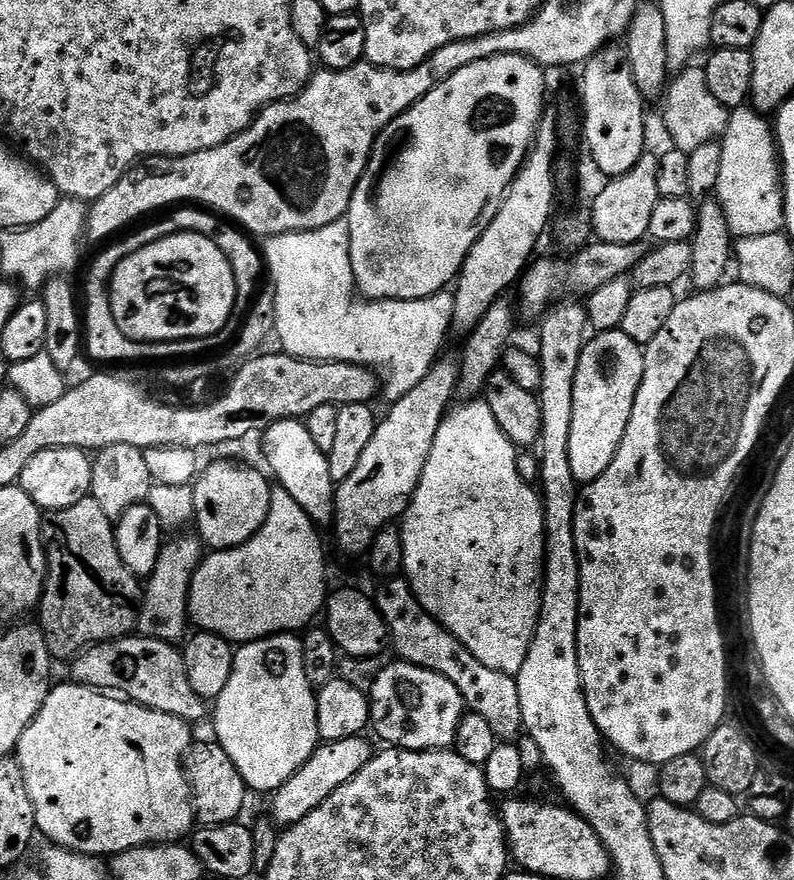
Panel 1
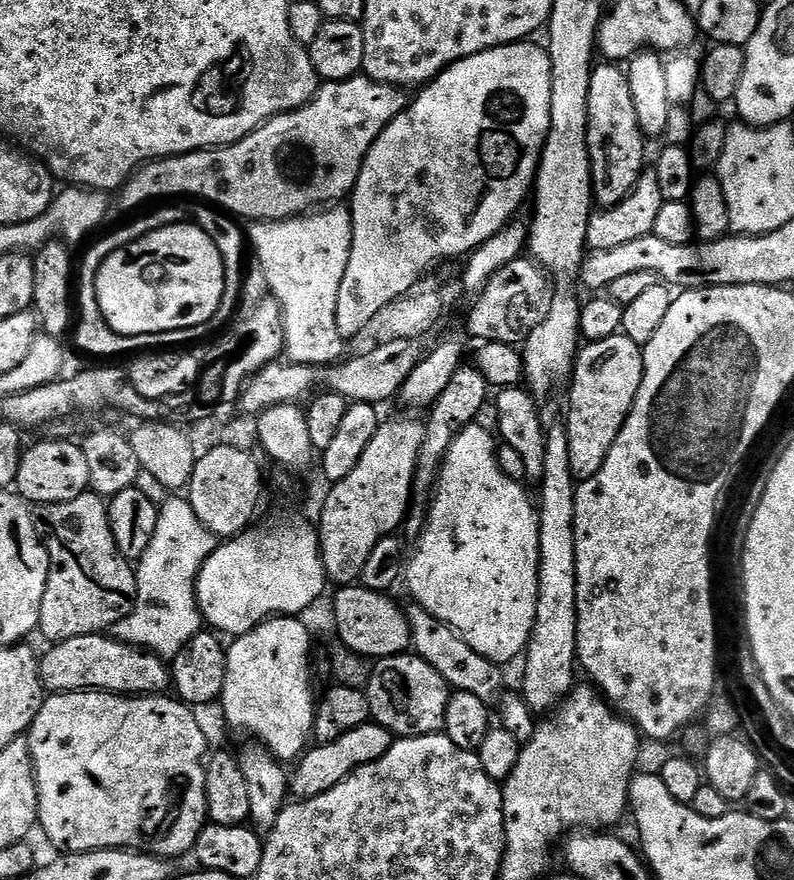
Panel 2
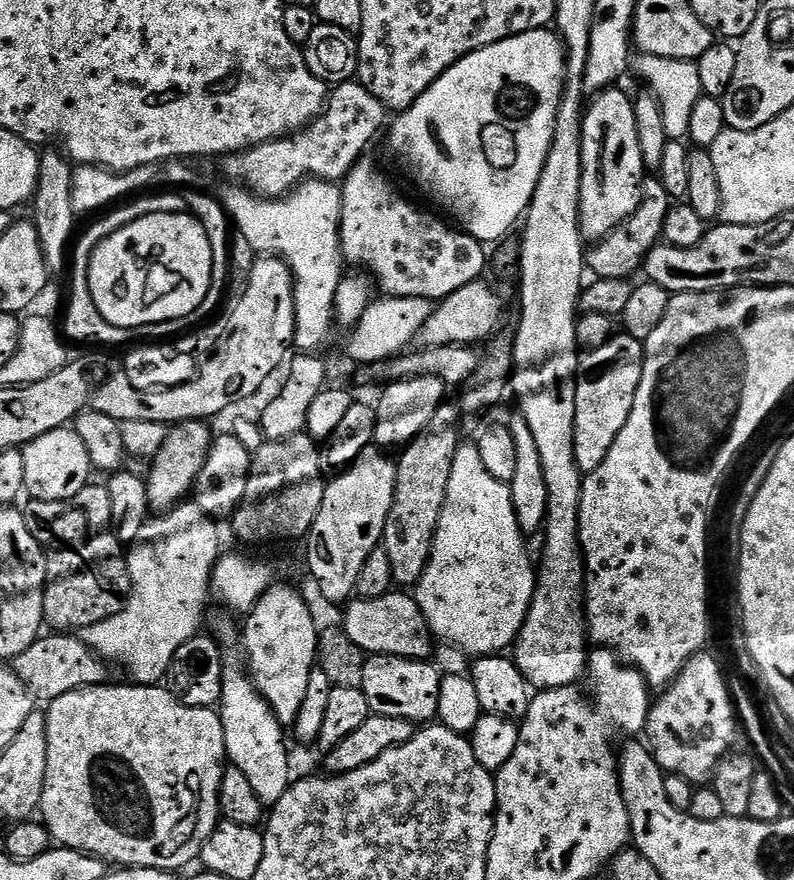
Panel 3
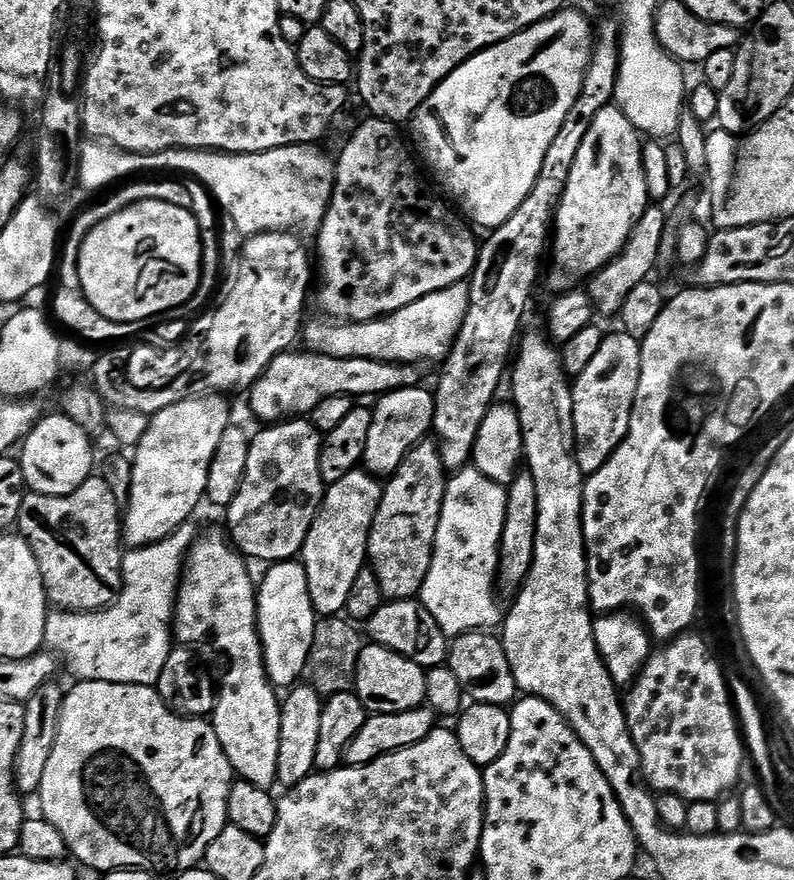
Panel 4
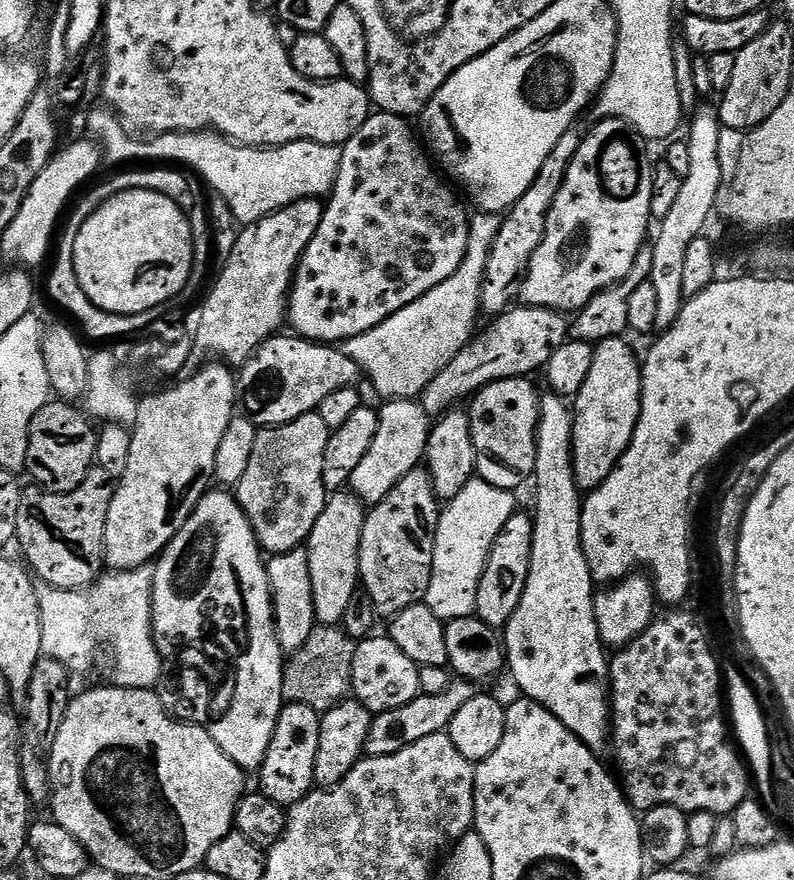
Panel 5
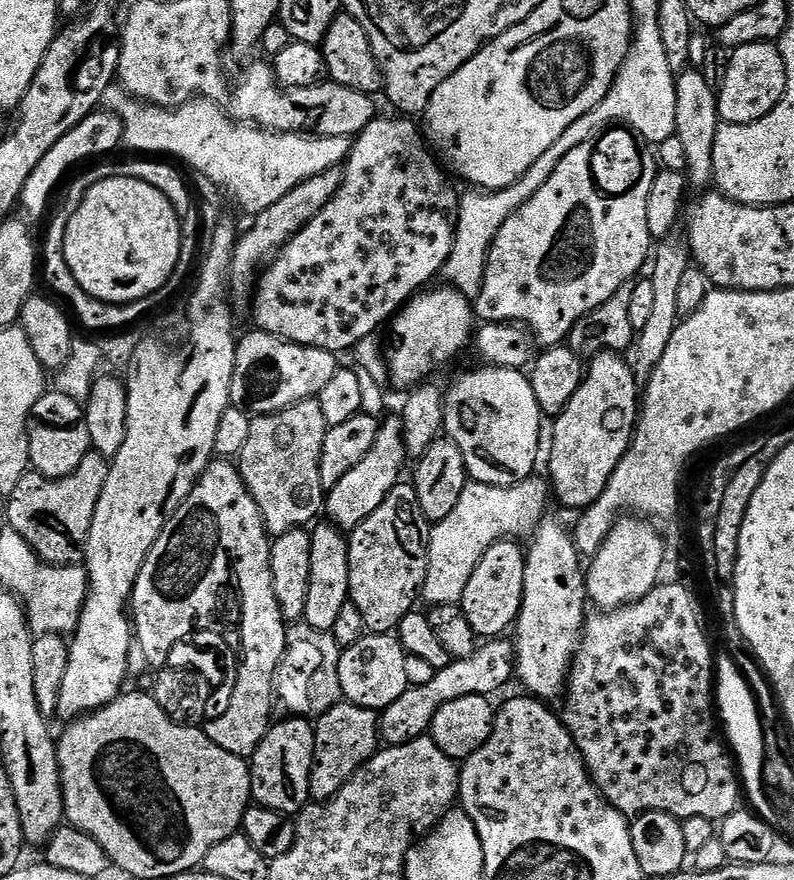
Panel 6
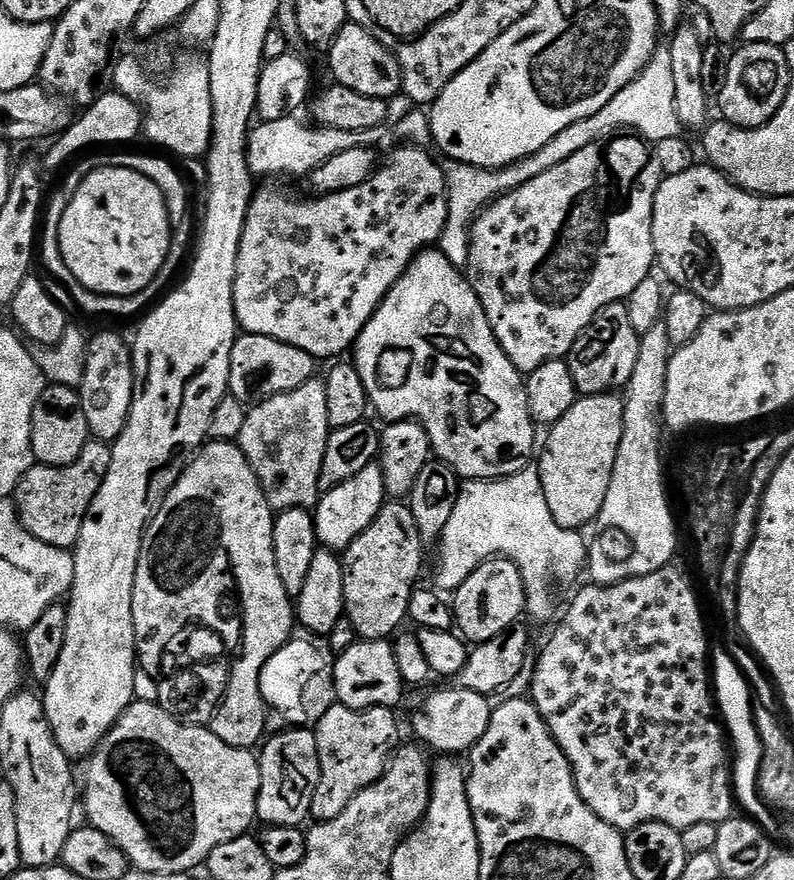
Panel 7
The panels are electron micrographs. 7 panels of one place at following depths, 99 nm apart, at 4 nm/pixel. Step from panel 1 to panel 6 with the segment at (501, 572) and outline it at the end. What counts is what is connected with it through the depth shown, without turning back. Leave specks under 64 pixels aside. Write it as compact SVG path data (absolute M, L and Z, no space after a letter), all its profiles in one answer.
M529 478L510 488L475 482L464 487L462 498L458 498L454 510L450 510L446 518L431 525L428 537L428 569L422 589L423 603L426 602L428 606L459 605L466 590L466 582L470 582L470 574L474 574L474 566L478 566L482 554L486 554L486 550L490 550L494 542L508 537L527 537L536 531L537 524L545 517L544 503L548 496L550 500L545 481L536 479Z

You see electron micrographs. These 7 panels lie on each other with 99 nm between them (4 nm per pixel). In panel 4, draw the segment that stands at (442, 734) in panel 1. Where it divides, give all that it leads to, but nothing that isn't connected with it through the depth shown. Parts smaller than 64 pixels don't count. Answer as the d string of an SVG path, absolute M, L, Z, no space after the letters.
M368 642L360 650L354 691L369 714L402 714L425 703L427 677L427 671L418 666L418 662L410 662L410 658L402 654L391 652L380 644Z

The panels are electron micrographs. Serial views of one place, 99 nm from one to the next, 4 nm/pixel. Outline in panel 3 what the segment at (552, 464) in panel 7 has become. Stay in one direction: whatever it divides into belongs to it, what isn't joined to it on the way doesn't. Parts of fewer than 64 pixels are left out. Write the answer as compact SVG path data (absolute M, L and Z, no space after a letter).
M613 334L602 346L591 349L581 359L576 375L576 417L574 418L574 458L581 473L598 470L614 446L614 438L626 426L634 406L638 382L642 382L644 345L627 334Z

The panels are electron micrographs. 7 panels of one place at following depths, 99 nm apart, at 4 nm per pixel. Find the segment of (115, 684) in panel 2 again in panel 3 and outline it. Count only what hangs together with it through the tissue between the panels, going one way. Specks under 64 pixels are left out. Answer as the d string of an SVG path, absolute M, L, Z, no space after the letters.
M76 634L41 635L14 661L14 670L18 678L37 701L51 702L70 694L70 690L91 688L97 684L109 683L109 665L88 648Z

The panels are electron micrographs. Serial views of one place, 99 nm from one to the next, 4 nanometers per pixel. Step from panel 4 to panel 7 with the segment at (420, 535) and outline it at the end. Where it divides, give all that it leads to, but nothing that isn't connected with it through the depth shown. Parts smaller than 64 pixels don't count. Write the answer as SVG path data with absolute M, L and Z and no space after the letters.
M388 502L381 508L380 512L350 542L350 546L342 553L344 566L344 615L354 626L357 637L362 640L388 640L395 637L401 631L400 623L407 621L408 606L411 596L418 588L416 579L420 576L420 567L424 564L424 550L420 536L413 527L413 514L411 507L404 502Z

